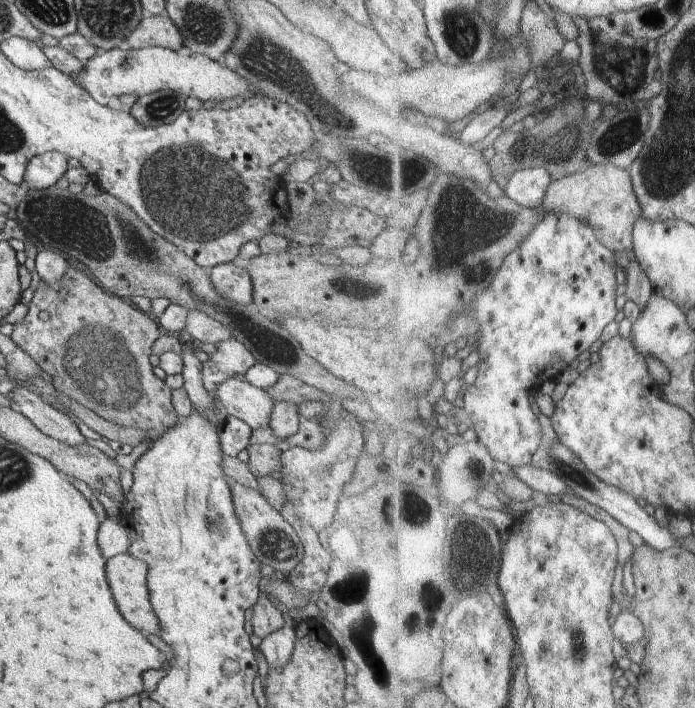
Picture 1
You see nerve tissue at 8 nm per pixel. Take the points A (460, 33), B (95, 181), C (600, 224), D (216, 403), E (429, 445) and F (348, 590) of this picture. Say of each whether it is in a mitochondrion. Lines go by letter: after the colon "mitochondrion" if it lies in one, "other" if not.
A: mitochondrion
B: other
C: other
D: other
E: other
F: mitochondrion

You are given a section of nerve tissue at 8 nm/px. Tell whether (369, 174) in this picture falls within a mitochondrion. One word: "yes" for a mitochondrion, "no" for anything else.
yes

